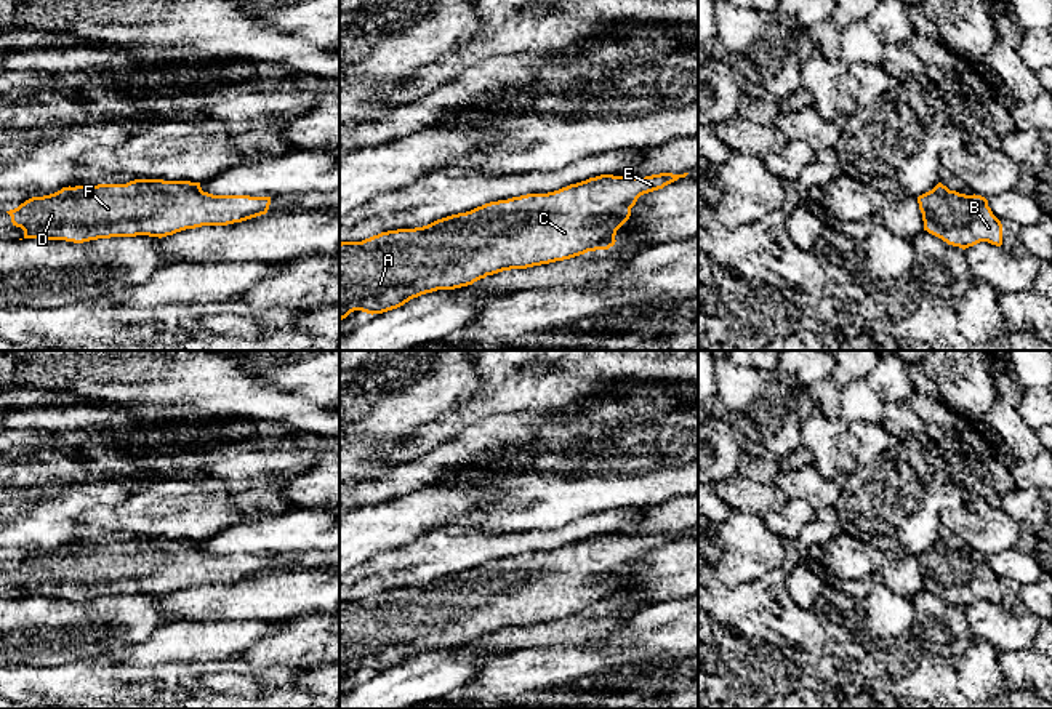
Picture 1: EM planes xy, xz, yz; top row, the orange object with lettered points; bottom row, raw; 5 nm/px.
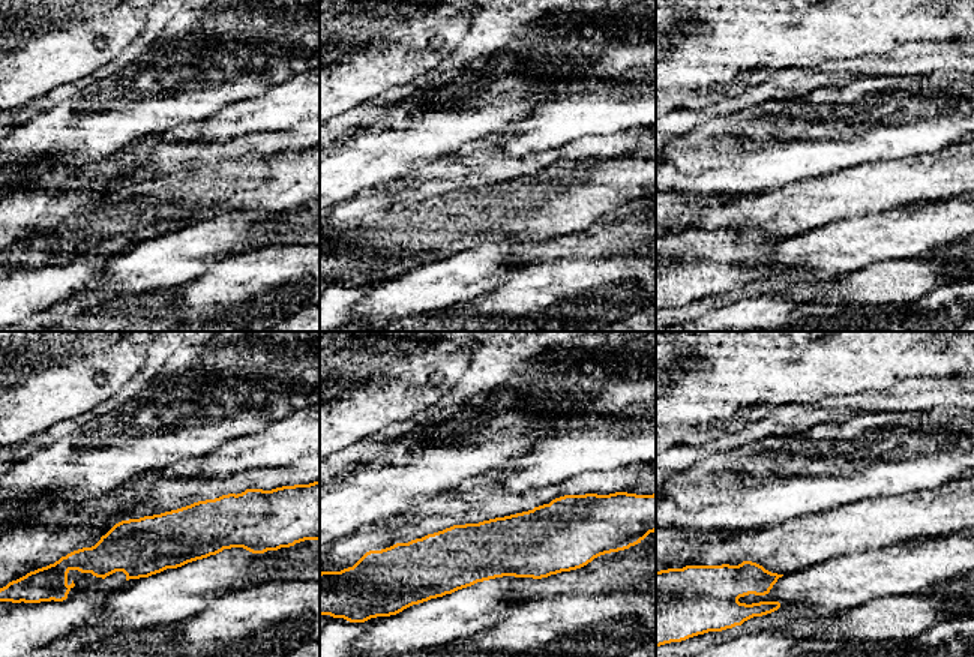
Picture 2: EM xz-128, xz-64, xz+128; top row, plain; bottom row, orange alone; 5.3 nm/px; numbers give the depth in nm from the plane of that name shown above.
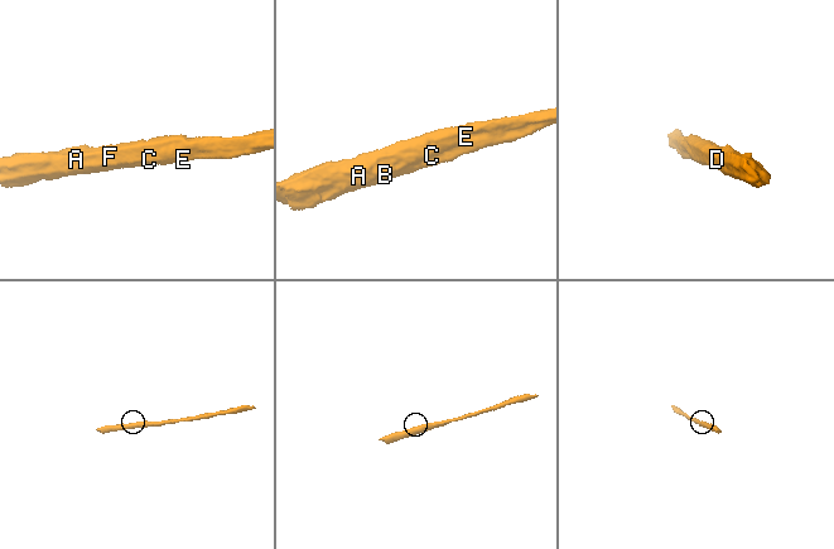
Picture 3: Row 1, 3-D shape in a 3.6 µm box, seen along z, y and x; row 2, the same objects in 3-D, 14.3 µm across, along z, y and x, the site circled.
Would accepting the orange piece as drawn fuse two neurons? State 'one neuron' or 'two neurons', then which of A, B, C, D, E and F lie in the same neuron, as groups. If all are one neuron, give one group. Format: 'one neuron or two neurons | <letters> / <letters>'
one neuron | A B C D E F

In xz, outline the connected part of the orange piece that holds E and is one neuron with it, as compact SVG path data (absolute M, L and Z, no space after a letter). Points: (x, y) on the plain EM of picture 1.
M660 531L645 536L600 533L548 552L527 552L490 560L423 586L387 589L362 600L341 600L339 679L354 669L371 674L383 672L421 653L468 645L503 629L527 627L570 618L588 610L608 608L615 603L616 589L629 578L631 567L640 554L663 547L687 533Z

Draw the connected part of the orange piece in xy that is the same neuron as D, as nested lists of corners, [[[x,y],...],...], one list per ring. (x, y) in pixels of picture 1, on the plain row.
[[[135,538],[126,543],[98,543],[62,546],[61,549],[32,555],[6,570],[11,581],[24,589],[22,597],[46,597],[83,602],[110,595],[167,595],[202,584],[227,584],[266,573],[271,555],[213,554],[203,551],[200,541]]]

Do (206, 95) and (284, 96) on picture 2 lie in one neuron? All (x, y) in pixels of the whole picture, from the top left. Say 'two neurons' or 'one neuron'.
two neurons

